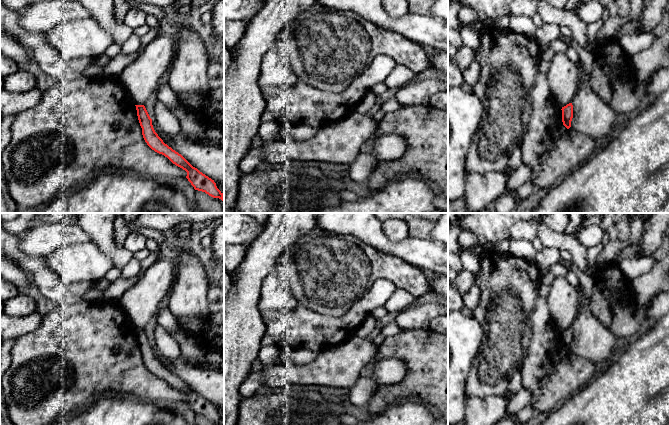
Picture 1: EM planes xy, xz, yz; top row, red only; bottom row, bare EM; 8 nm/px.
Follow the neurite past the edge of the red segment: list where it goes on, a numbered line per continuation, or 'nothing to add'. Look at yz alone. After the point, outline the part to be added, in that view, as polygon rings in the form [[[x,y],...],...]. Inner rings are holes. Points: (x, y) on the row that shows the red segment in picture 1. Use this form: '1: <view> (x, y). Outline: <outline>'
nothing to add

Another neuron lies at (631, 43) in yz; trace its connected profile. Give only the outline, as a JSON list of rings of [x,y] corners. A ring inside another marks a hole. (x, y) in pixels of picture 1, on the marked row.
[[[635,30],[632,33],[618,37],[618,41],[623,51],[630,57],[637,52],[649,47],[655,40],[655,36],[650,31]]]

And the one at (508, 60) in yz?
[[[494,25],[480,33],[480,48],[474,56],[481,75],[472,86],[472,93],[479,98],[486,113],[466,155],[466,172],[503,172],[512,151],[522,142],[528,129],[531,116],[528,91],[534,85],[538,73],[540,46],[533,38]]]

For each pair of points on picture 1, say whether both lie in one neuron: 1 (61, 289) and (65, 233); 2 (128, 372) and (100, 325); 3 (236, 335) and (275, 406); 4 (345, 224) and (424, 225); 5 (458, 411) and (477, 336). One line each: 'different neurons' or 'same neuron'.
1: different neurons
2: same neuron
3: different neurons
4: different neurons
5: same neuron

